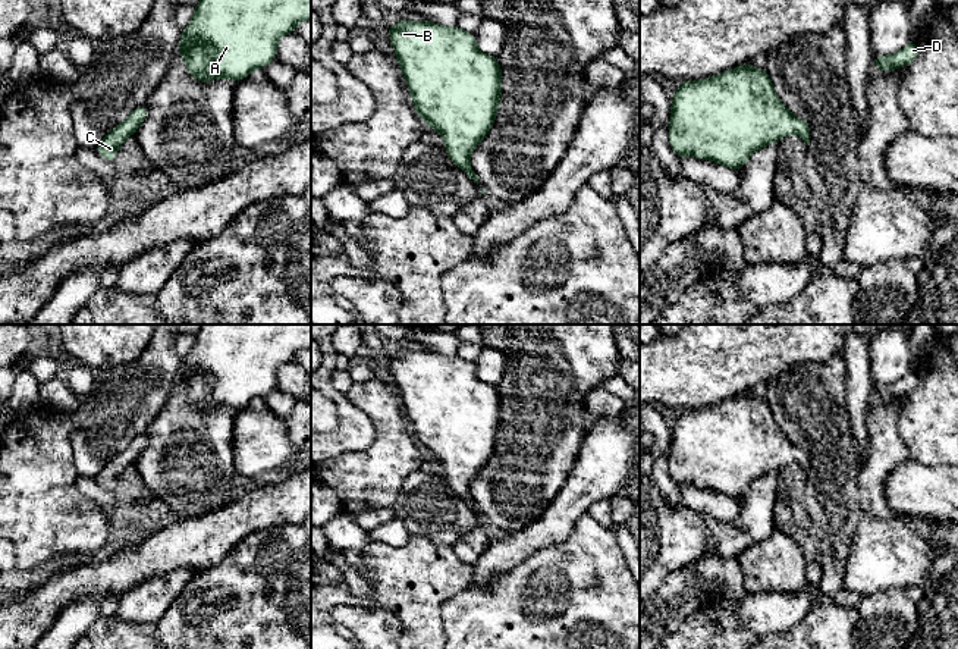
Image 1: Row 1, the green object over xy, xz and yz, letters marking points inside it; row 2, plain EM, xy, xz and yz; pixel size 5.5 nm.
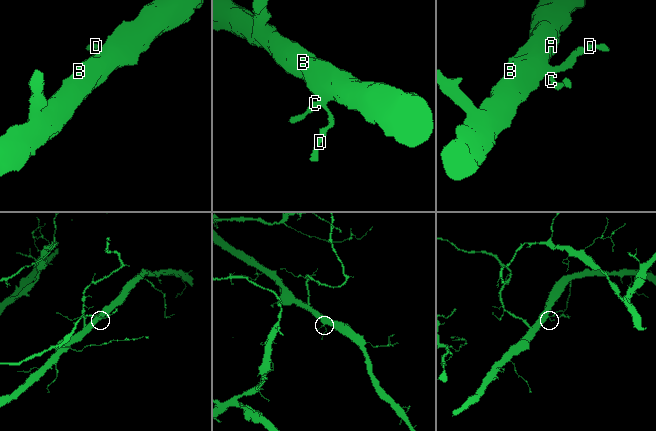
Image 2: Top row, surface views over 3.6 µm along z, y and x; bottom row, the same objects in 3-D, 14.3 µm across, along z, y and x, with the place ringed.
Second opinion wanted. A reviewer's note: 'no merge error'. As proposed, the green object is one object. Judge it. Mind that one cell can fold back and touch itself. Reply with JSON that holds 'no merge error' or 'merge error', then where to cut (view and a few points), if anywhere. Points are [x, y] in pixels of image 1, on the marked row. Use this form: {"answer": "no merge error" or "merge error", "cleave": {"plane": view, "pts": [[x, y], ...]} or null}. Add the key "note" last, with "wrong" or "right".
{"answer": "no merge error", "cleave": null, "note": "right"}

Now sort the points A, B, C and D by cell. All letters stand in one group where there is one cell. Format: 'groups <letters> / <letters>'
groups A B C D

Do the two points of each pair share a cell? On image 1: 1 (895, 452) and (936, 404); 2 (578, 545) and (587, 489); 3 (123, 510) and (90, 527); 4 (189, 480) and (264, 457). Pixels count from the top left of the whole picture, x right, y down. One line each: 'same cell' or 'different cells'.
1: different cells
2: different cells
3: different cells
4: different cells

